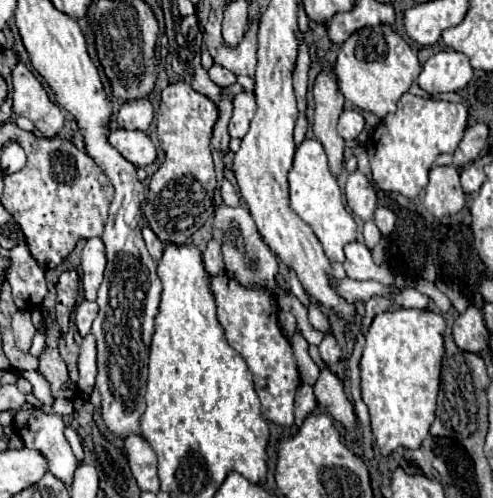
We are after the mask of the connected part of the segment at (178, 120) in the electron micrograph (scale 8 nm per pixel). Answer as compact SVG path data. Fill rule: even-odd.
M173 83L161 93L161 107L157 113L157 135L165 151L165 161L151 177L145 219L151 231L163 241L173 245L185 245L191 235L203 227L213 215L213 193L217 187L211 135L219 117L217 105L205 95L197 93L187 83Z

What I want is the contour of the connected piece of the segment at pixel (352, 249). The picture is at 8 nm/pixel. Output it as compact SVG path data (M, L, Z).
M359 241L349 243L345 247L345 257L347 259L345 259L343 267L345 267L349 279L355 279L355 281L375 279L381 283L393 281L393 273L387 273L381 267L377 267L373 257L371 257L371 251L363 243L359 243Z

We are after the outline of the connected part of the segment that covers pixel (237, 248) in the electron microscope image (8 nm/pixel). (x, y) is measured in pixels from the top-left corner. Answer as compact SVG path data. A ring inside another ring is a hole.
M221 205L215 211L215 229L213 235L223 241L223 255L225 255L225 269L233 271L237 281L243 285L257 283L263 289L275 291L275 275L277 275L277 257L271 253L271 249L259 239L259 231L253 223L251 213L245 207L225 207Z

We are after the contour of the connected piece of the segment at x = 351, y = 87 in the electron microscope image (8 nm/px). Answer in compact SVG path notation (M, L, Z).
M391 25L363 27L355 31L339 49L335 73L343 97L363 111L375 113L383 119L391 113L403 93L409 91L411 83L419 77L421 65L409 43L393 31Z

